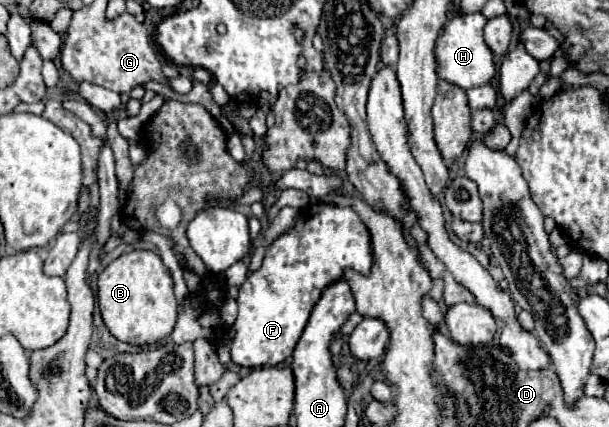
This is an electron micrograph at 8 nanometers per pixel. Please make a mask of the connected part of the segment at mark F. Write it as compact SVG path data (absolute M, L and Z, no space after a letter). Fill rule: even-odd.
M321 201L303 207L295 225L269 245L261 269L251 273L239 287L239 315L233 323L235 341L231 347L231 361L241 367L281 365L293 353L325 287L343 281L345 269L369 275L371 265L371 233L353 207Z

